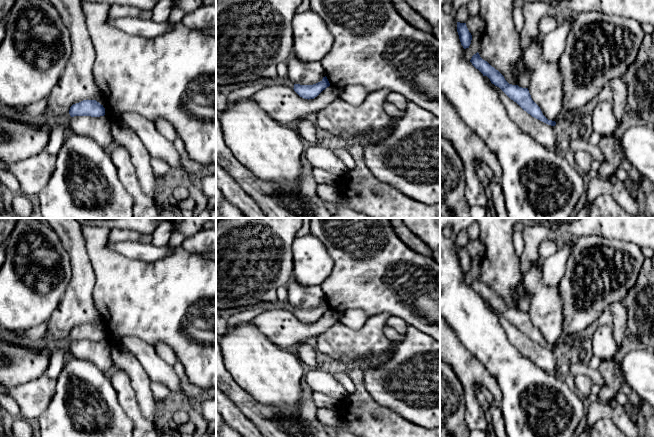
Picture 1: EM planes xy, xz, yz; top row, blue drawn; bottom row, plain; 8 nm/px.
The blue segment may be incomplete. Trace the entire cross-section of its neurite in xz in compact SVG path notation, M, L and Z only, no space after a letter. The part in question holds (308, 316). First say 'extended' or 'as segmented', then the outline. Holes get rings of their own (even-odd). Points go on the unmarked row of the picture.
as segmented | M323 301L323 303L313 309L300 309L294 308L294 315L304 323L314 323L317 321L323 314L330 310L330 307L327 301Z

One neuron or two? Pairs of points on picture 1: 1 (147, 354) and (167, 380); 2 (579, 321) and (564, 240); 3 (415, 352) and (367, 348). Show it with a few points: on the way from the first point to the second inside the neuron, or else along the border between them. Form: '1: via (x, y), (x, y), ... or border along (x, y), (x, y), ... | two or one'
1: via (149, 360), (163, 374) | one
2: via (579, 300), (579, 257) | one
3: border along (396, 344), (390, 352) | two

